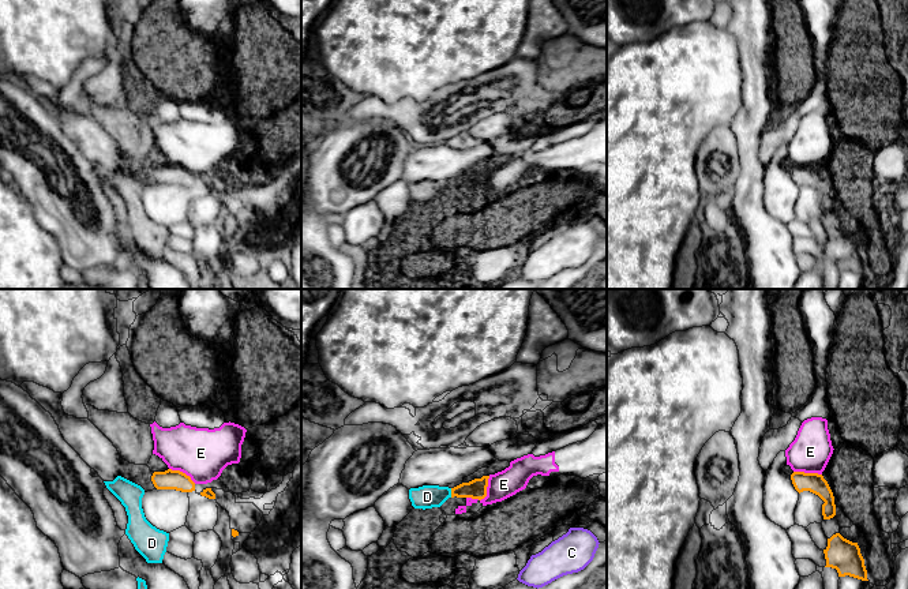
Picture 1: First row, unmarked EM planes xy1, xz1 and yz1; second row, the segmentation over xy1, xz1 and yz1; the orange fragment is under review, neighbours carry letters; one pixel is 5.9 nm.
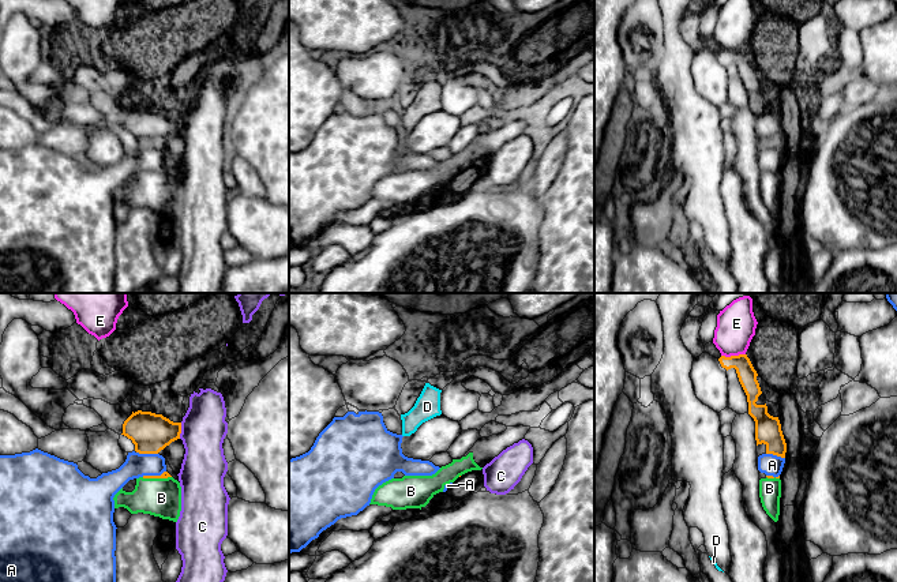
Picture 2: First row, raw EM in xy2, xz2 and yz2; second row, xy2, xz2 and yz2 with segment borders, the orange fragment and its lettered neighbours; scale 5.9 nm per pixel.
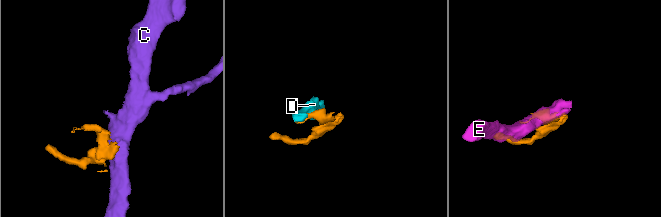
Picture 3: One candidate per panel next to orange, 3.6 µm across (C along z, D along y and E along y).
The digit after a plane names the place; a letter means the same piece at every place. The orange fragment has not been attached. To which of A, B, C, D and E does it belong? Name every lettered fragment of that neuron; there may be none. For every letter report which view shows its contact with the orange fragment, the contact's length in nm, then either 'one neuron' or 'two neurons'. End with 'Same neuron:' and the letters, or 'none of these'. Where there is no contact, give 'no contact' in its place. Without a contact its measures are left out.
A: xy2 | 130 nm | two neurons
B: xy2 | 180 nm | two neurons
C: xy2 | 100 nm | two neurons
D: xz1 | 60 nm | one neuron
E: xz1 | 190 nm | two neurons
Same neuron: D

